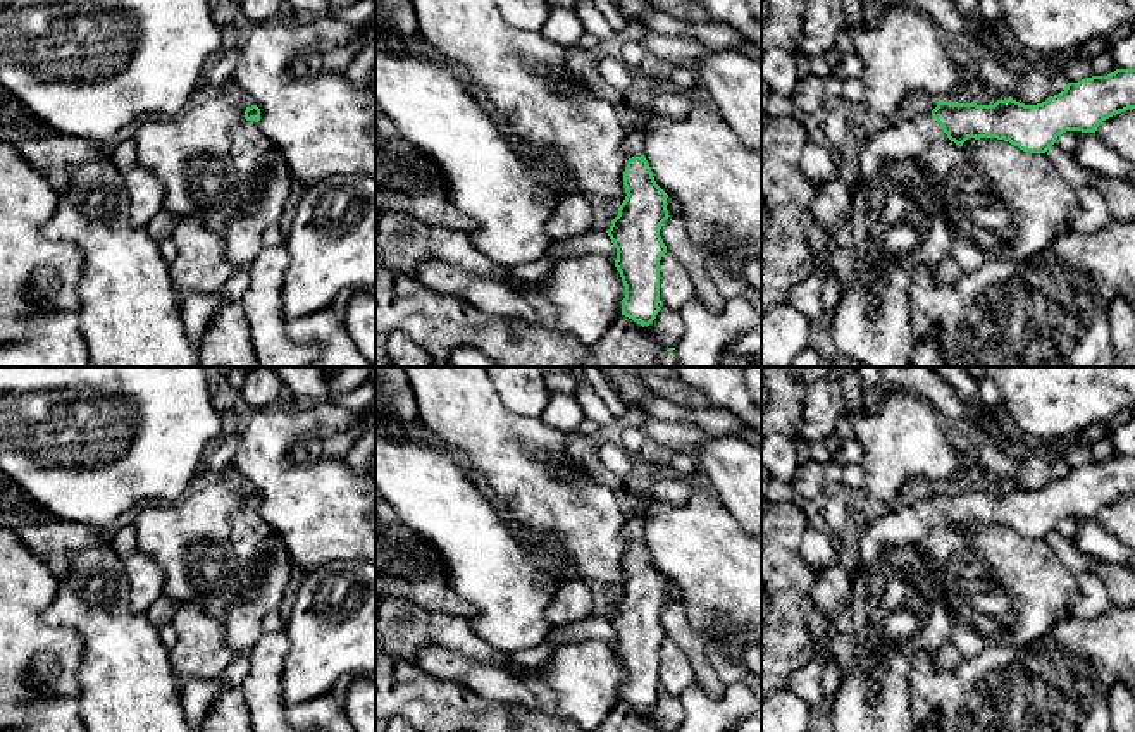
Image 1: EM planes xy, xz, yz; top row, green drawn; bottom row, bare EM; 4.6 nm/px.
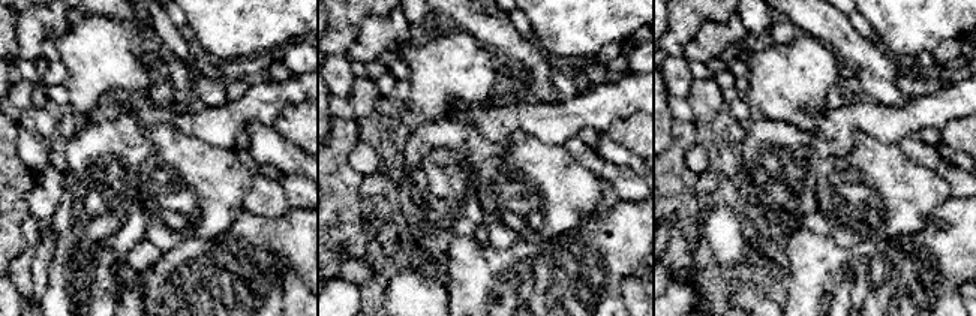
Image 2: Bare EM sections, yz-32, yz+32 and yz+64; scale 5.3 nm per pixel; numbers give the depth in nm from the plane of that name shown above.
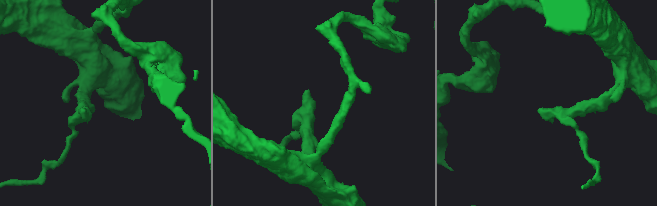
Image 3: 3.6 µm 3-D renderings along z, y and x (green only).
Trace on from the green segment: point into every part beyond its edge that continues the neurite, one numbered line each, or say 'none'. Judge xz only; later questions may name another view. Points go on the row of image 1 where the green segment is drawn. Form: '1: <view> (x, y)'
1: xz (634, 143)

